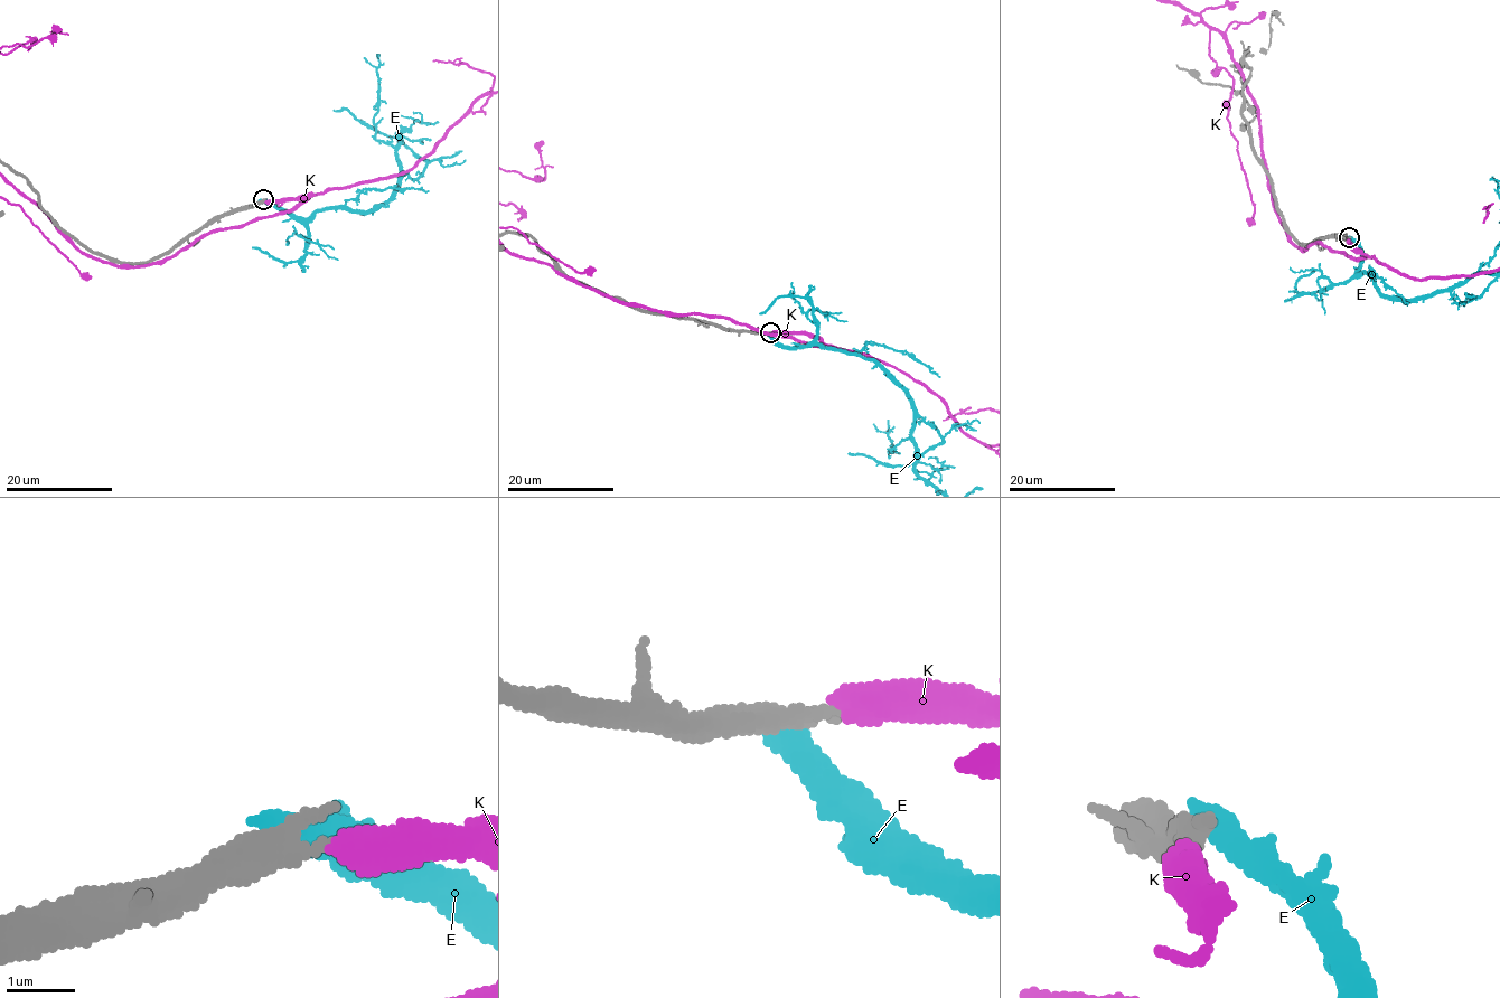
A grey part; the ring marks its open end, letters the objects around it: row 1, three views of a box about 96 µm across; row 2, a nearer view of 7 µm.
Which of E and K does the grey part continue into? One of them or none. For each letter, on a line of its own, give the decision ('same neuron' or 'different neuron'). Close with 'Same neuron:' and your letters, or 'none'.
E: different neuron
K: different neuron
Same neuron: none

